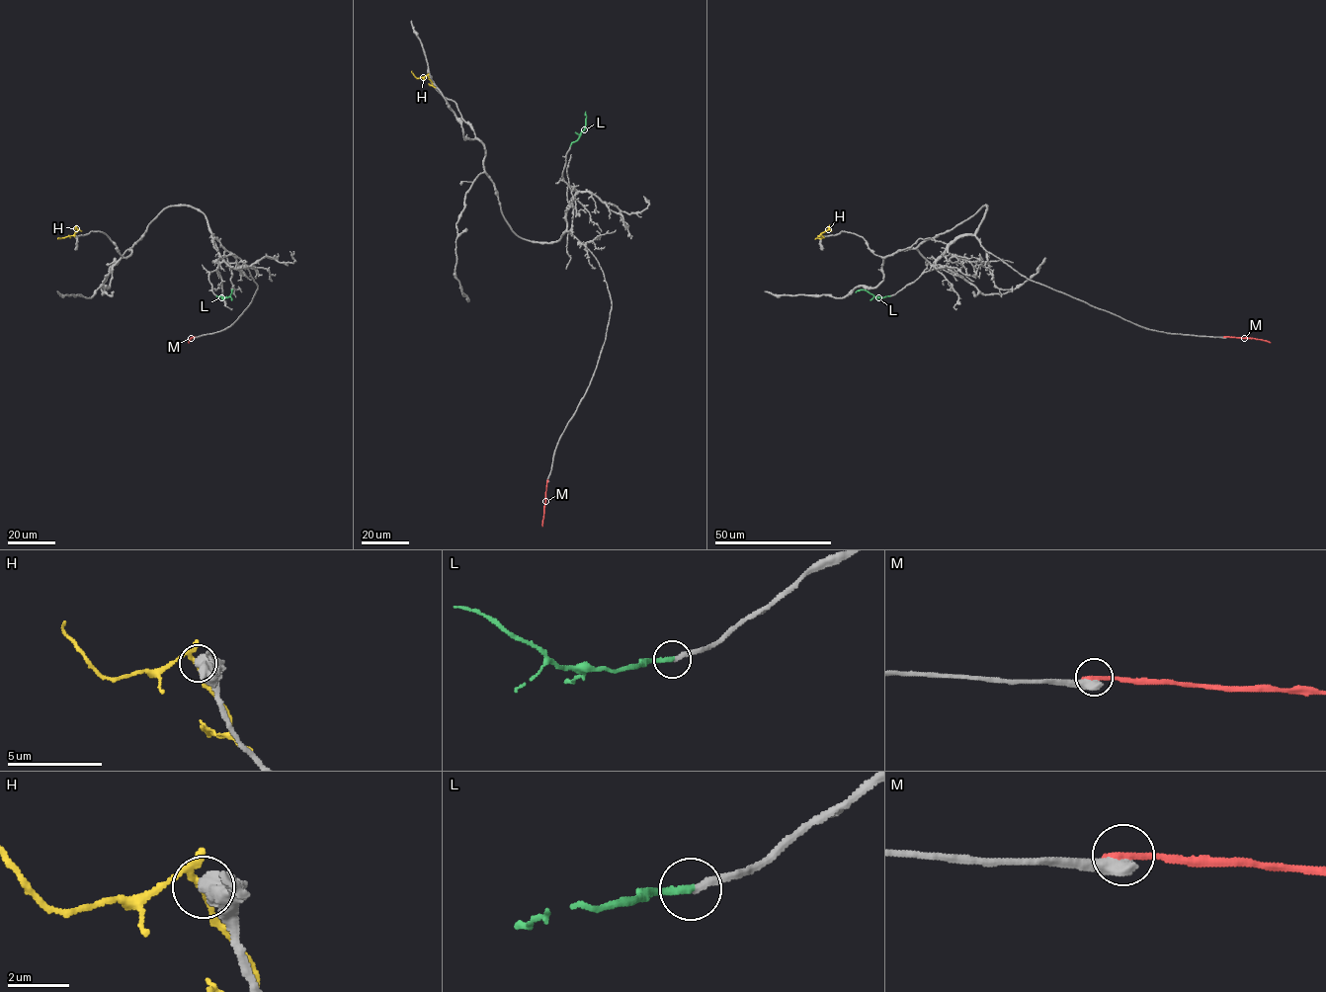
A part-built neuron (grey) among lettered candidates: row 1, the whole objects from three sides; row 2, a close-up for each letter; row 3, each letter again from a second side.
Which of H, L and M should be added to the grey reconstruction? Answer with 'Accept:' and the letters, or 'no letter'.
Accept: L

